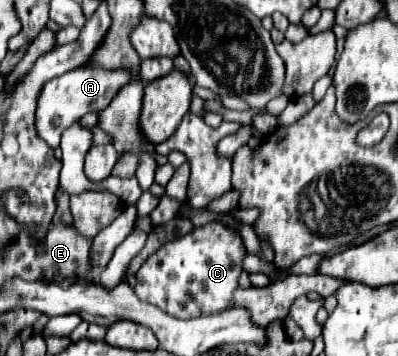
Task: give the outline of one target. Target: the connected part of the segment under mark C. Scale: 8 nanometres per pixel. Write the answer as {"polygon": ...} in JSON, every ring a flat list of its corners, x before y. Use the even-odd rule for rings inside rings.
{"polygon":[[211,221,203,227,191,229,183,237,167,241,165,245,161,245,161,249,157,249,153,255,149,255,147,261,141,265,141,269,135,275,137,277,135,293,139,295,139,299,143,299,147,303,155,303,159,309,163,309,169,315,175,315,179,319,195,319,195,317,233,309,233,303,235,303,233,293,239,289,239,277,243,273,245,255,247,255,247,249,245,249,241,235,221,221]]}

